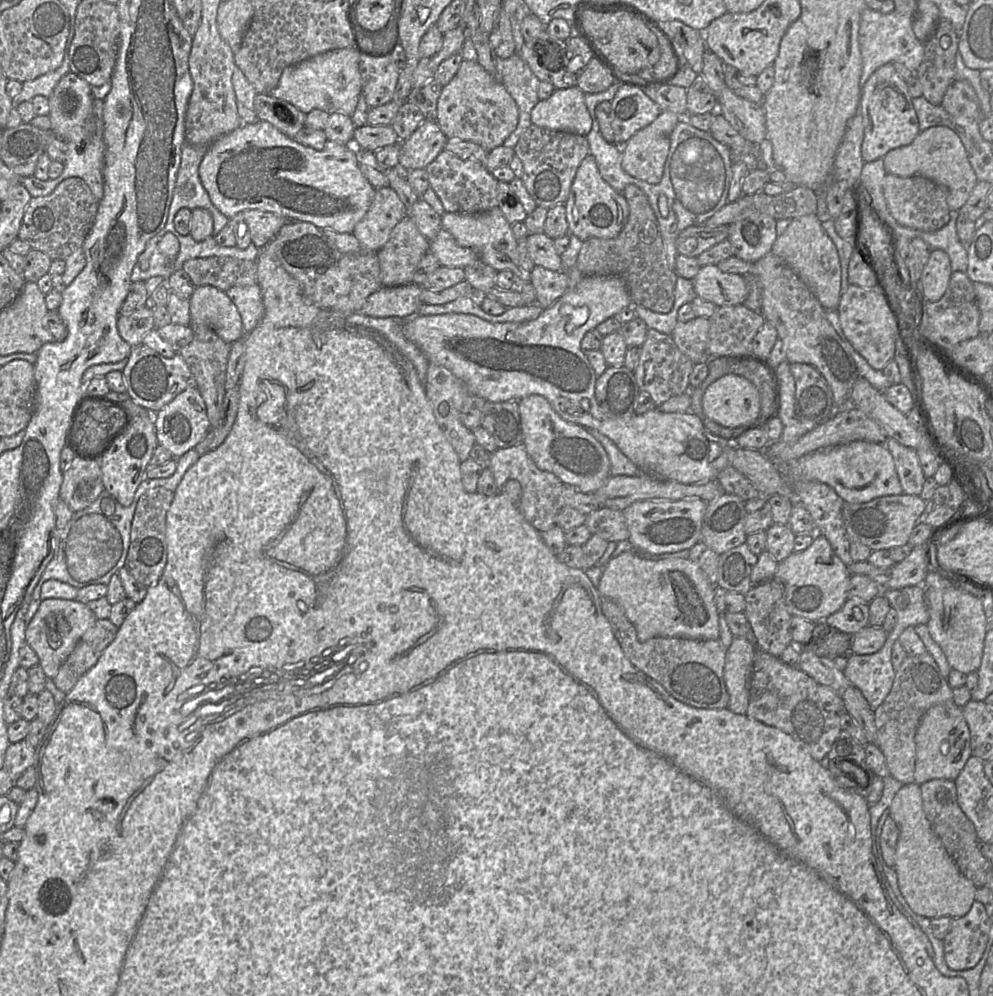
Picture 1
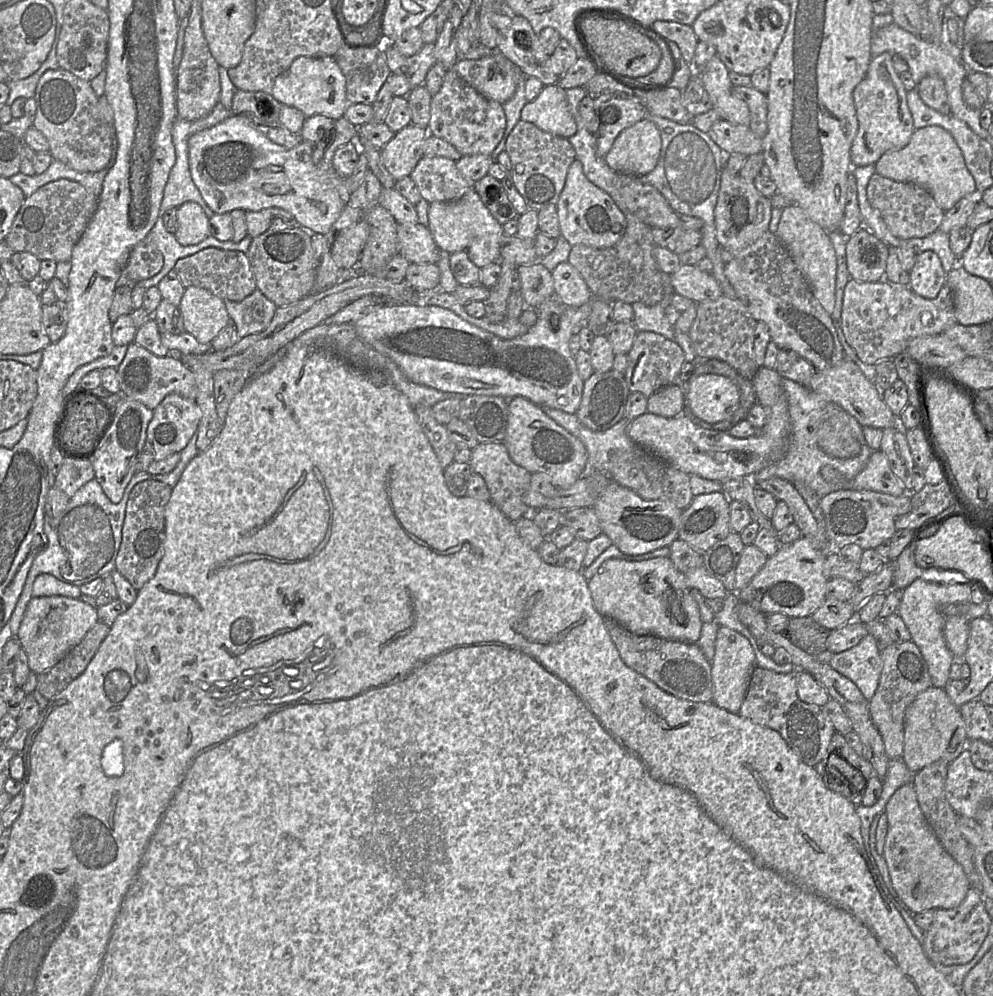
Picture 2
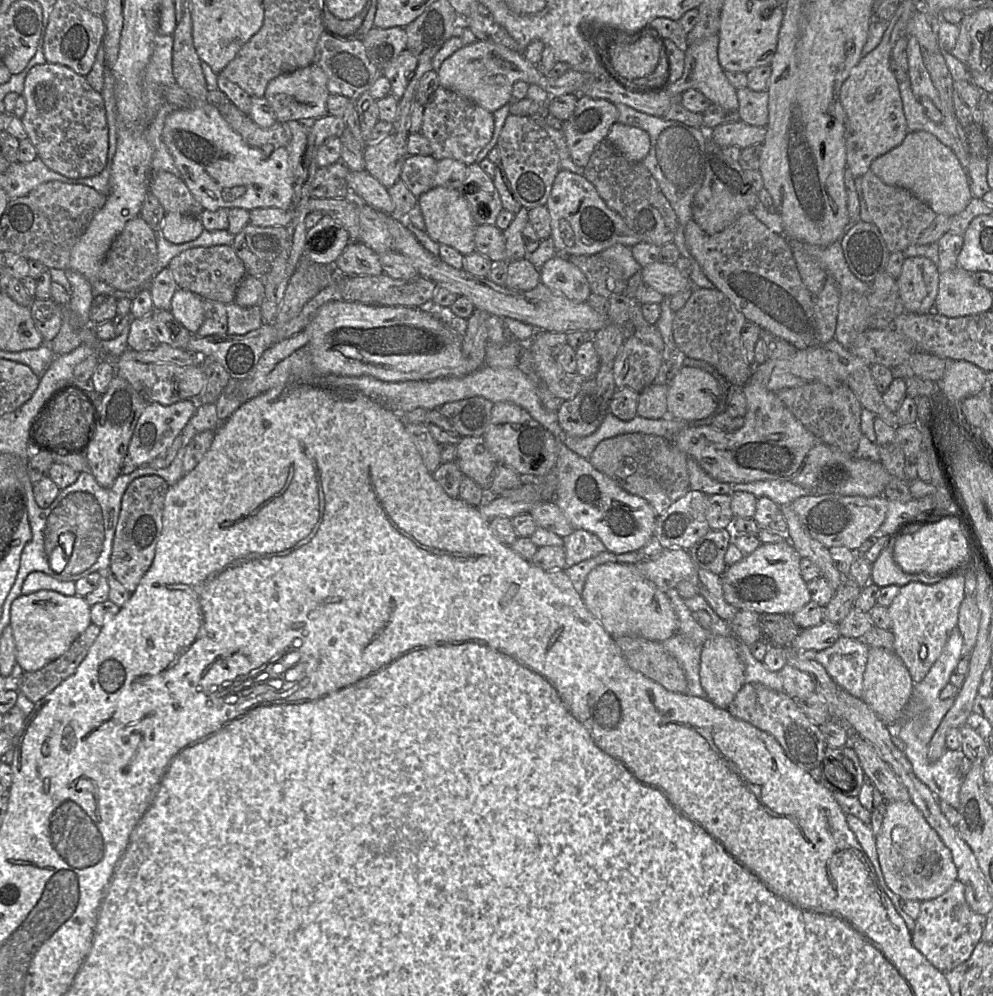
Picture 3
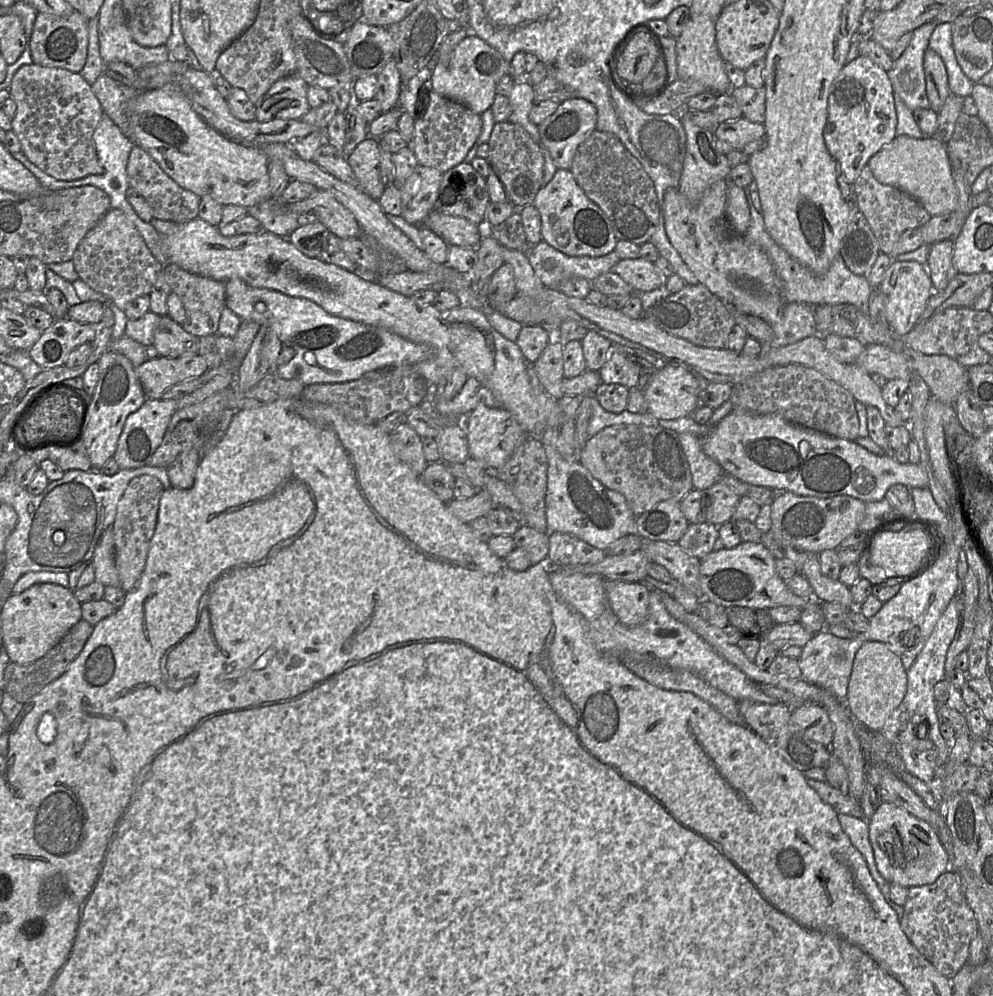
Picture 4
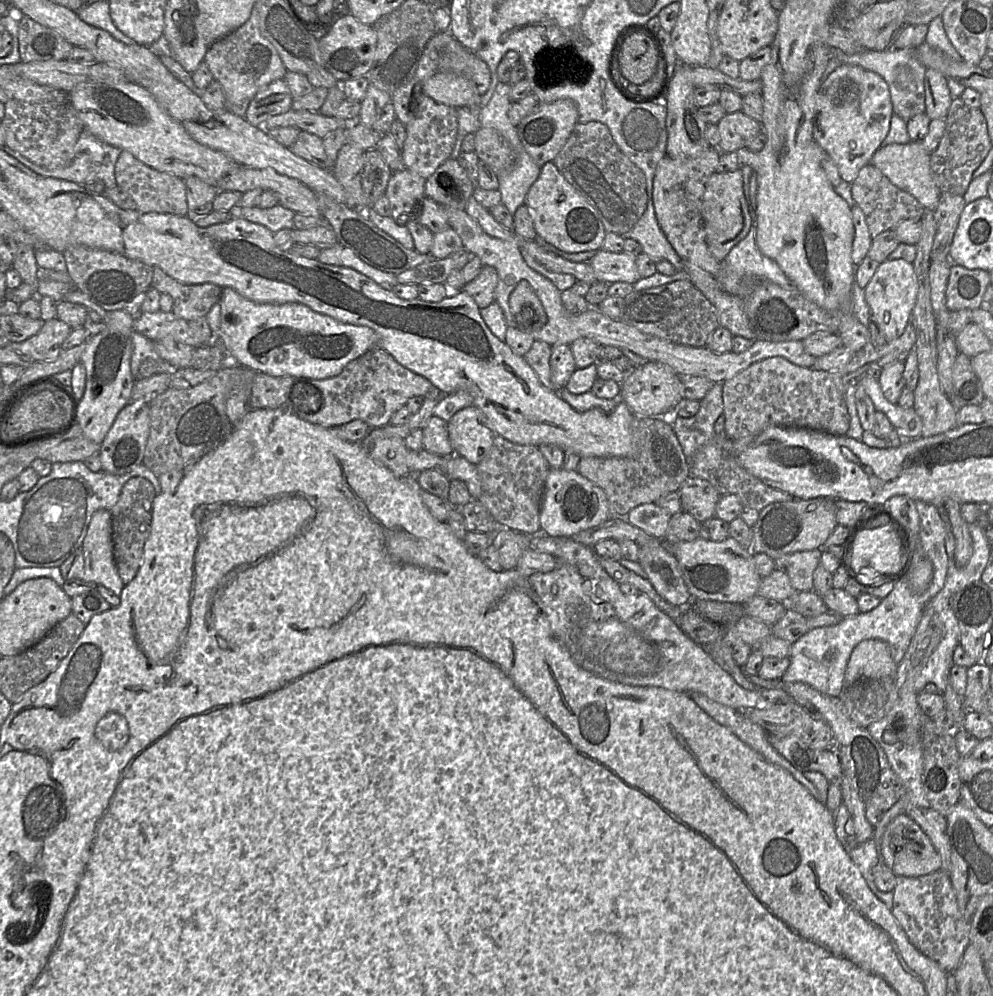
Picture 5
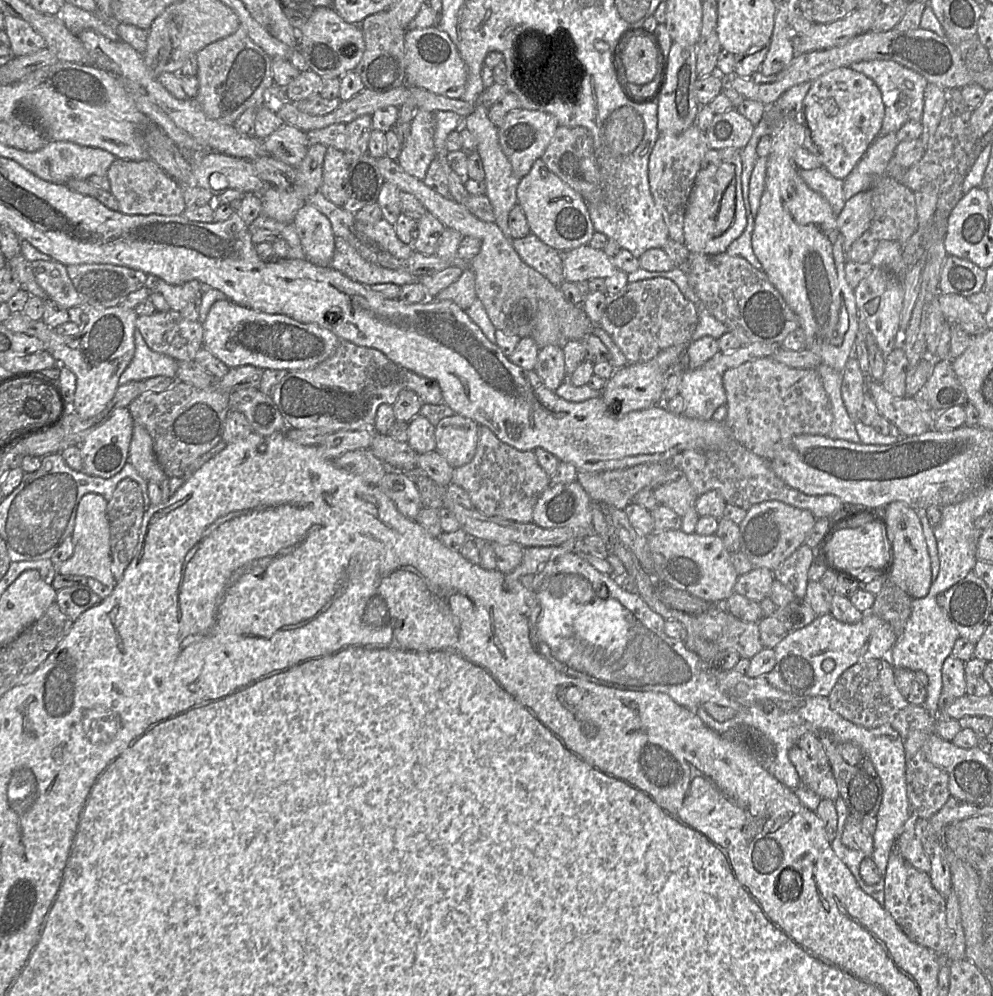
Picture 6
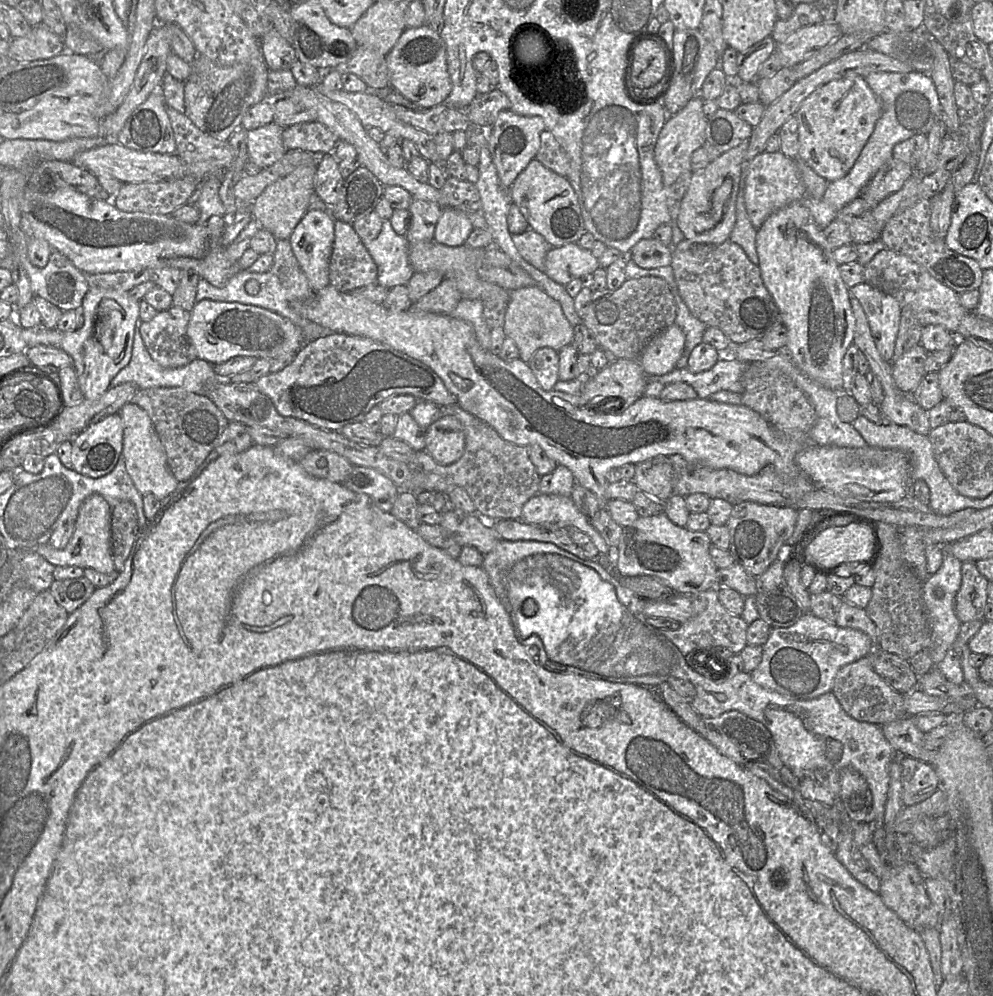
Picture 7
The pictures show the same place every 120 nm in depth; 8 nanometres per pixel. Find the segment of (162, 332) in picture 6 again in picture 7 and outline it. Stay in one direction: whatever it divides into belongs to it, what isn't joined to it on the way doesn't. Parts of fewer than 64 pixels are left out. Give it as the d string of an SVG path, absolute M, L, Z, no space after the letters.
M171 306L146 322L141 322L139 334L150 357L160 366L177 368L197 358L187 337L190 313Z

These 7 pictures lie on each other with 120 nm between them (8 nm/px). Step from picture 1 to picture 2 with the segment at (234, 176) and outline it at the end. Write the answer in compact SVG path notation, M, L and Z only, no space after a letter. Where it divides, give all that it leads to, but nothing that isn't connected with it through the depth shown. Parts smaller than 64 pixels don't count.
M237 114L188 139L191 177L215 214L230 213L235 209L260 211L270 207L282 208L293 215L296 224L310 233L326 234L345 209L349 197L343 186L343 178L334 168L321 169L314 164L313 150L314 145L310 141L301 141L295 147L276 144L257 130L251 119Z

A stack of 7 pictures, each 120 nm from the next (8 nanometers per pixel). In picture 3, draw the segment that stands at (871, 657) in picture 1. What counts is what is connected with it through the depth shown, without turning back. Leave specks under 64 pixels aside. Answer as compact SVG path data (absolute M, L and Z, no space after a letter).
M841 636L831 647L818 651L815 660L826 669L839 688L861 698L869 649L859 638Z

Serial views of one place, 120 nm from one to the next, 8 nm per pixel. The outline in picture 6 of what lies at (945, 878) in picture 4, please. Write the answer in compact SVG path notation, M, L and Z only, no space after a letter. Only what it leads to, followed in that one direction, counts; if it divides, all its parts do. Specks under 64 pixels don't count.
M895 849L890 853L884 876L884 908L903 932L914 942L940 956L947 954L950 931L946 922L946 902L932 885L930 874L910 865Z

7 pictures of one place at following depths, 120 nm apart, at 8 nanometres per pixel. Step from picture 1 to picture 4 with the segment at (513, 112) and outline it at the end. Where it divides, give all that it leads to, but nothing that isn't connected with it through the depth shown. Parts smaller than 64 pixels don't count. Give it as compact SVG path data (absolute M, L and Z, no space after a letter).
M430 91L427 110L414 123L413 137L409 142L420 166L432 167L440 172L464 162L467 153L474 147L482 131L479 114L472 112L463 104Z

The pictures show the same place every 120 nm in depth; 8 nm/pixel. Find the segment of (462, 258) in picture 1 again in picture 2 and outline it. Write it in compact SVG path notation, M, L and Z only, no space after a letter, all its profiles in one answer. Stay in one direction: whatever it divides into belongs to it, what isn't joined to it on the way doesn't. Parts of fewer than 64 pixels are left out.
M398 224L398 254L410 263L436 264L441 250L428 227L421 224Z

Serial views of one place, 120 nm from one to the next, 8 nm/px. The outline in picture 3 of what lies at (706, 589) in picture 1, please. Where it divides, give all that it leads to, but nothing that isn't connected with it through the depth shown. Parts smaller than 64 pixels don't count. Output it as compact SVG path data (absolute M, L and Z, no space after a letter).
M604 563L589 573L581 593L587 609L612 636L638 636L662 642L676 634L678 619L666 593L647 579L634 563Z

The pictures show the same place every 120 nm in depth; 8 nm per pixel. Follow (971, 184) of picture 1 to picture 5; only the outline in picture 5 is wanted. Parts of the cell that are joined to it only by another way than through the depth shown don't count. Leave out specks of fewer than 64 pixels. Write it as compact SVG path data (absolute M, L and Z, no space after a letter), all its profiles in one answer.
M921 141L906 144L888 144L874 153L871 163L879 169L895 186L908 192L926 209L934 211L939 203L941 192L935 184L930 168L930 155Z

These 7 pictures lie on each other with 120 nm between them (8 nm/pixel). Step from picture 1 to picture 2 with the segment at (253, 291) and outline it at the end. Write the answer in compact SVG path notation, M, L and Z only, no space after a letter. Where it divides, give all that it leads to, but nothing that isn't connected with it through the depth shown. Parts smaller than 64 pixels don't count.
M258 289L240 301L222 300L240 338L264 331L277 309Z

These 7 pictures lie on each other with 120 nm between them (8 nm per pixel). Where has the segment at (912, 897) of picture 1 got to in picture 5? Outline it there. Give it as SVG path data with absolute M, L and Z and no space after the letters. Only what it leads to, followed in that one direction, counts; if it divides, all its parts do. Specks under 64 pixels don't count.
M908 814L894 818L886 827L880 845L881 861L896 876L920 877L941 870L941 857L917 822Z

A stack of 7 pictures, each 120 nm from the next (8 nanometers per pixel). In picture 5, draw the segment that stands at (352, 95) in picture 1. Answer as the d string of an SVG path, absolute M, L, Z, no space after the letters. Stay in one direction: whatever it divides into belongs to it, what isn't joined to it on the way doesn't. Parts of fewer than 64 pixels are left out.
M283 79L276 80L258 92L244 118L253 126L264 127L271 117L292 109L292 93Z

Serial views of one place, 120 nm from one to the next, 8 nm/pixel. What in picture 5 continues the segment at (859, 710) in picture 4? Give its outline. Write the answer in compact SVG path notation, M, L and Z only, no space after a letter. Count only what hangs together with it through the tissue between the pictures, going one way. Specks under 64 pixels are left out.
M876 639L864 640L853 649L850 655L843 689L863 679L889 677L895 680L897 666L886 642Z

